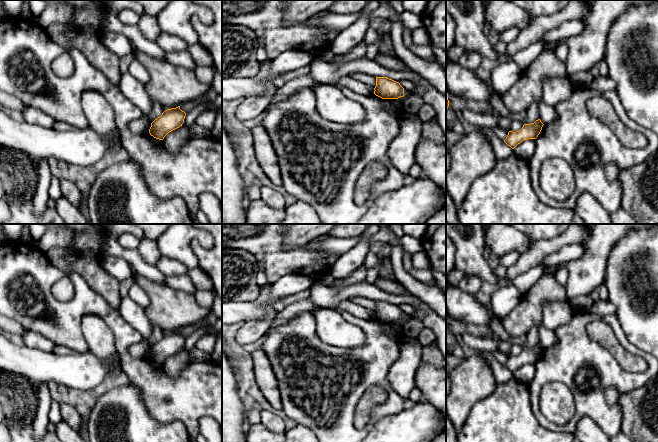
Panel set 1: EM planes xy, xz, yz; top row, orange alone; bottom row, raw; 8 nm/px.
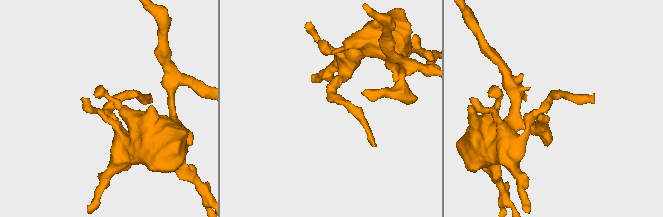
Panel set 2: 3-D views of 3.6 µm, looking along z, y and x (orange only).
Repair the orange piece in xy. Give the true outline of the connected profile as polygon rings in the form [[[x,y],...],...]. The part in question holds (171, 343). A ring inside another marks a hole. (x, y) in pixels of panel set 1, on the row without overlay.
[[[180,330],[165,334],[160,341],[151,347],[150,359],[163,364],[169,356],[182,350],[185,340],[186,337],[180,333]]]

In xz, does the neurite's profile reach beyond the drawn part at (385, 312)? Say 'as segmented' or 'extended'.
as segmented

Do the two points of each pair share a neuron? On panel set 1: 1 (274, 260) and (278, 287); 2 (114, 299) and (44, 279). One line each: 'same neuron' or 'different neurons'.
1: different neurons
2: different neurons

